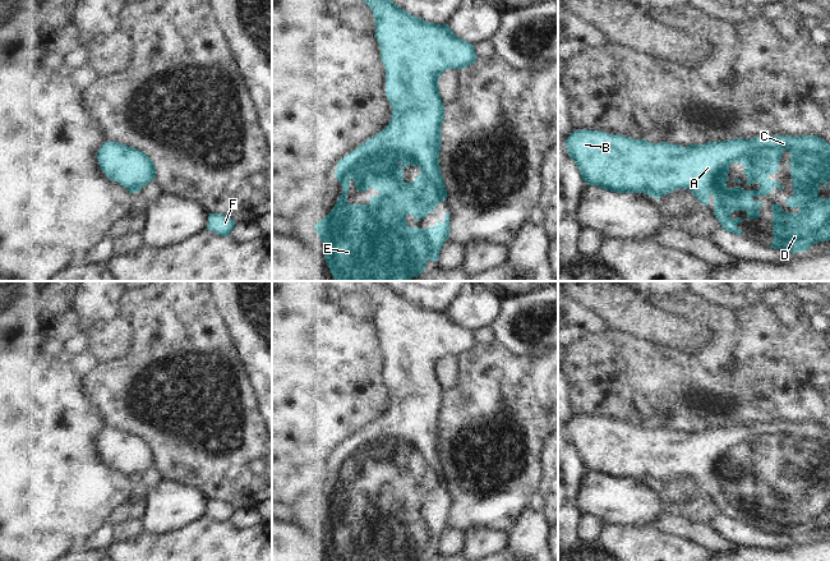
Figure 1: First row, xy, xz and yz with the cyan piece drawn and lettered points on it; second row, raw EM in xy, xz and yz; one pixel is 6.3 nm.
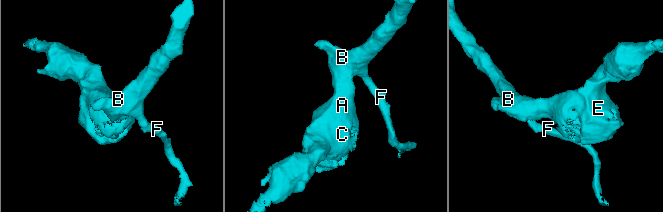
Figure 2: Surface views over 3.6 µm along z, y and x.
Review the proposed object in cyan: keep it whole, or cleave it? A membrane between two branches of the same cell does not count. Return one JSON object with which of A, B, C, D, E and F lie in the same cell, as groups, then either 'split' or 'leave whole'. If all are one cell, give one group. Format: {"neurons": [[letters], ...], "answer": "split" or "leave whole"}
{"neurons": [["A", "B", "C", "D", "E", "F"]], "answer": "leave whole"}

